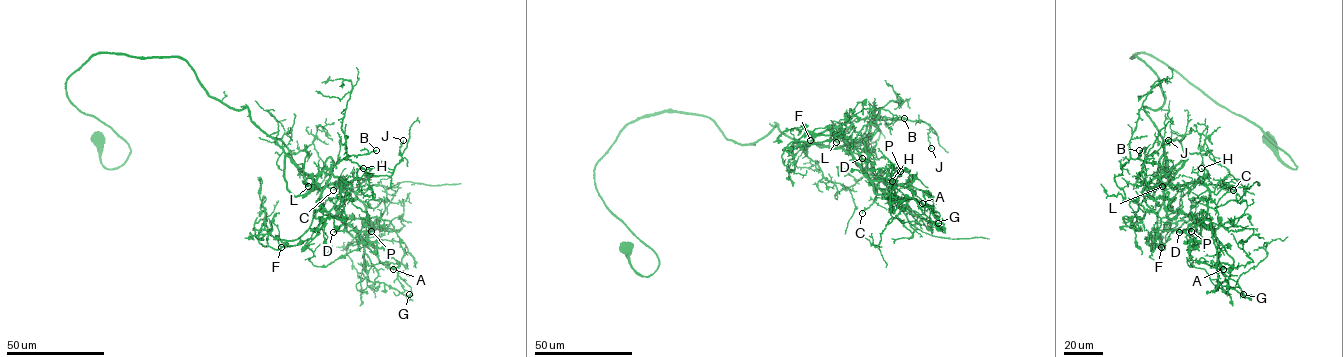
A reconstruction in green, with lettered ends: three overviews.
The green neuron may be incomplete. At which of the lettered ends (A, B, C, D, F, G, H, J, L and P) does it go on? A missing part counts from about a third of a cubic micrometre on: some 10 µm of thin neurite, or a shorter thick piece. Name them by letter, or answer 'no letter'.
B, D

